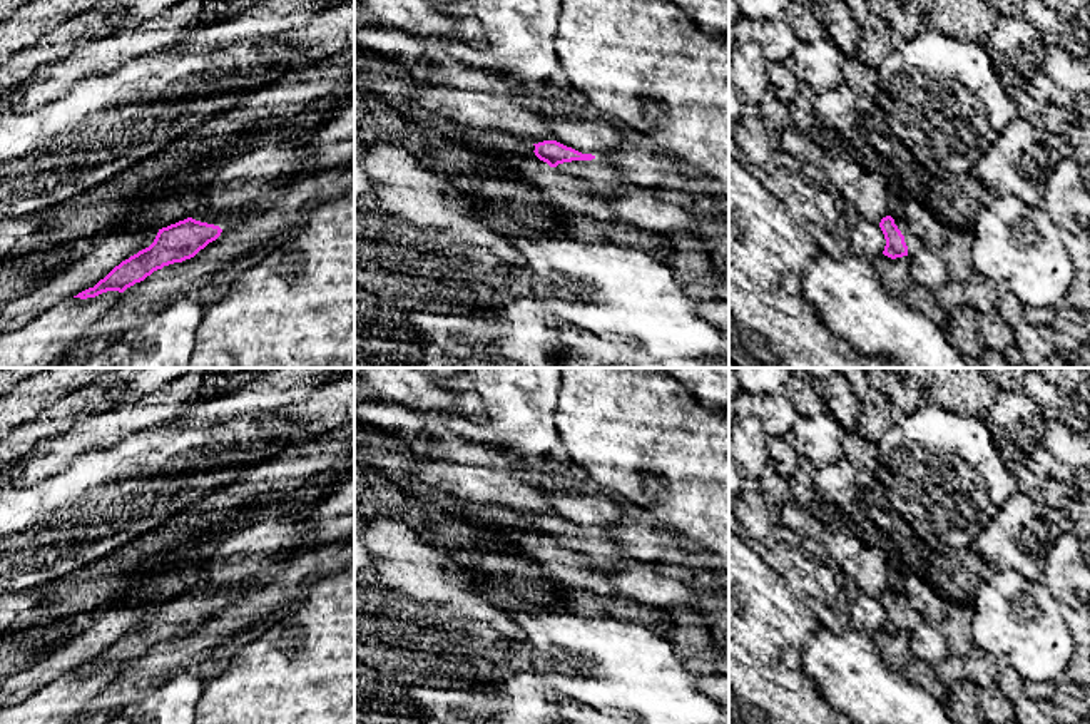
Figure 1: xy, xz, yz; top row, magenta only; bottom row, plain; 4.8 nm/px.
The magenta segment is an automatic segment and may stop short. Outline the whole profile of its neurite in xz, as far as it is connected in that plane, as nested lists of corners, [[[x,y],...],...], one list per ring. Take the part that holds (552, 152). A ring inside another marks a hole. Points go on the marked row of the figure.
[[[543,140],[533,145],[533,152],[540,161],[547,162],[550,167],[562,171],[563,174],[585,179],[592,186],[605,189],[612,194],[619,194],[629,187],[622,181],[622,176],[625,172],[610,166],[602,157],[582,154],[557,140]]]

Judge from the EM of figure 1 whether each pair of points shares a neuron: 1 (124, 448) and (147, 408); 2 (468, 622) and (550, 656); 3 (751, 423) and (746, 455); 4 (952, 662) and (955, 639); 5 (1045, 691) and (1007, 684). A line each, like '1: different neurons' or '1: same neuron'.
1: different neurons
2: different neurons
3: same neuron
4: different neurons
5: same neuron

